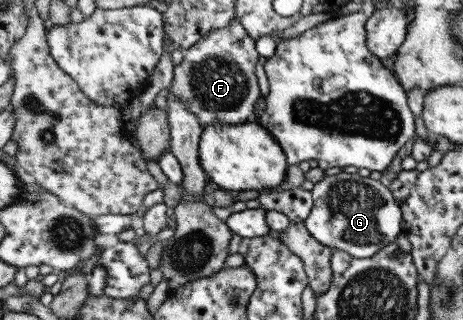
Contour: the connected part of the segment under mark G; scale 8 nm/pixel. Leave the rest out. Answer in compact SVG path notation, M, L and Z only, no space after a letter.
M339 172L336 175L325 176L325 189L311 189L312 206L308 217L302 222L305 229L321 245L332 249L339 249L349 253L351 257L363 259L377 253L381 247L394 242L400 233L400 207L395 202L391 190L381 185L379 180L370 179L369 176L361 177L357 172L349 174Z

